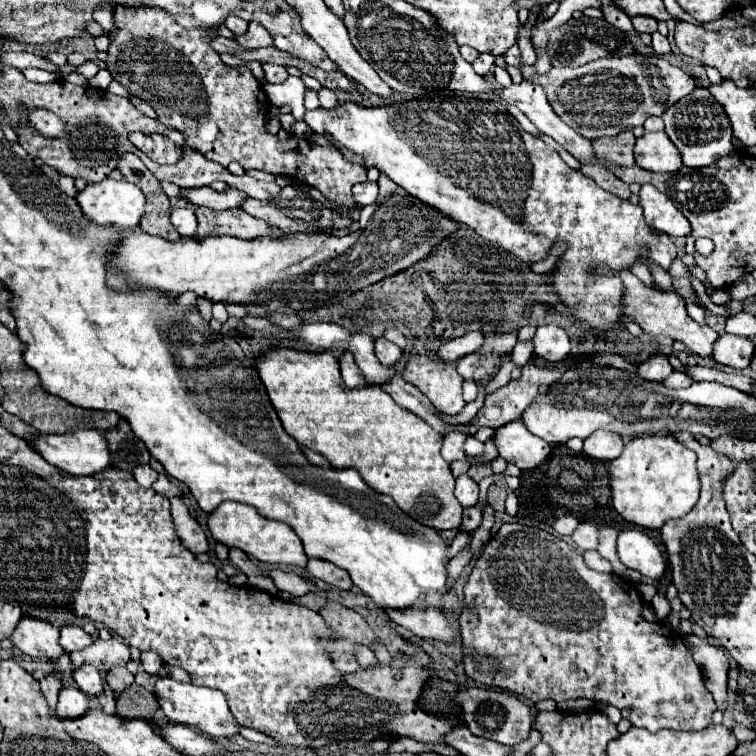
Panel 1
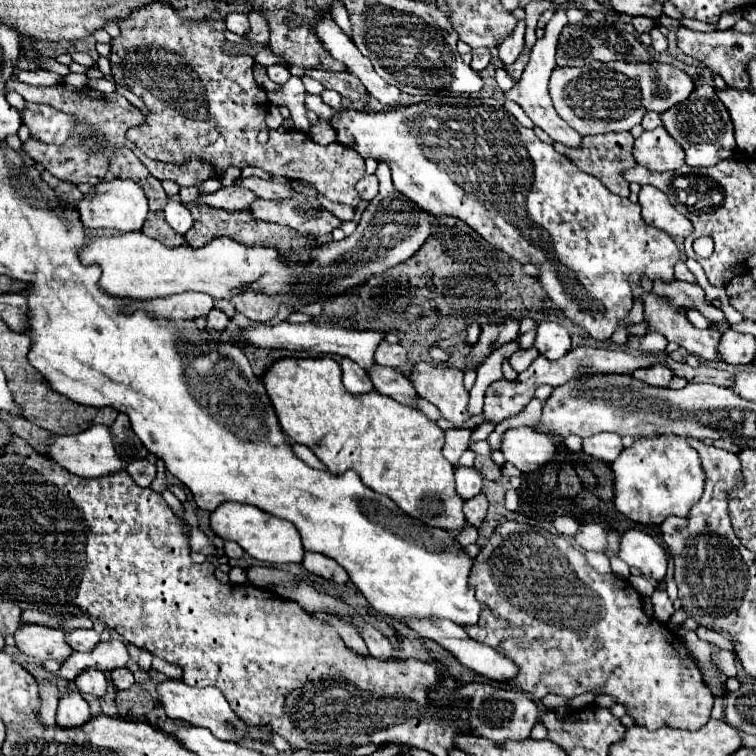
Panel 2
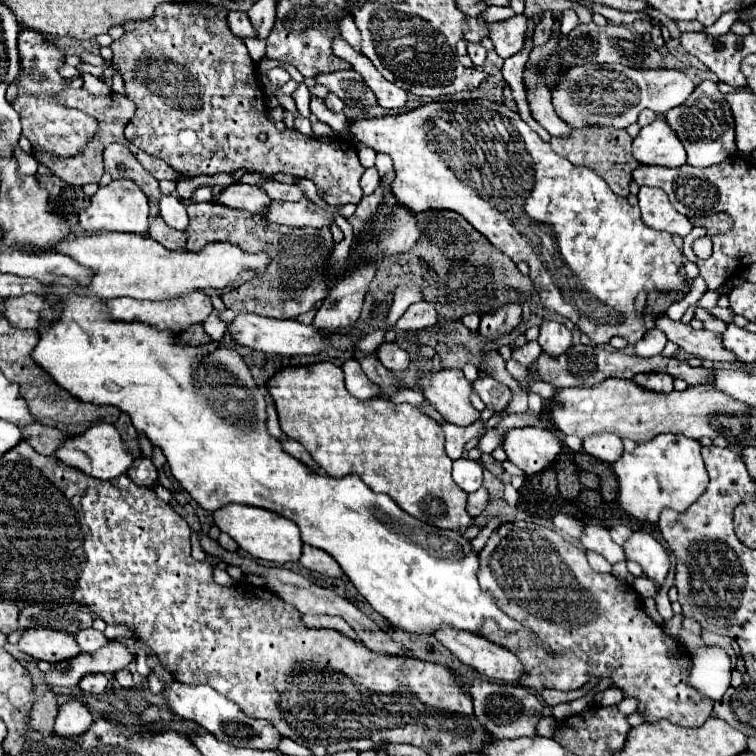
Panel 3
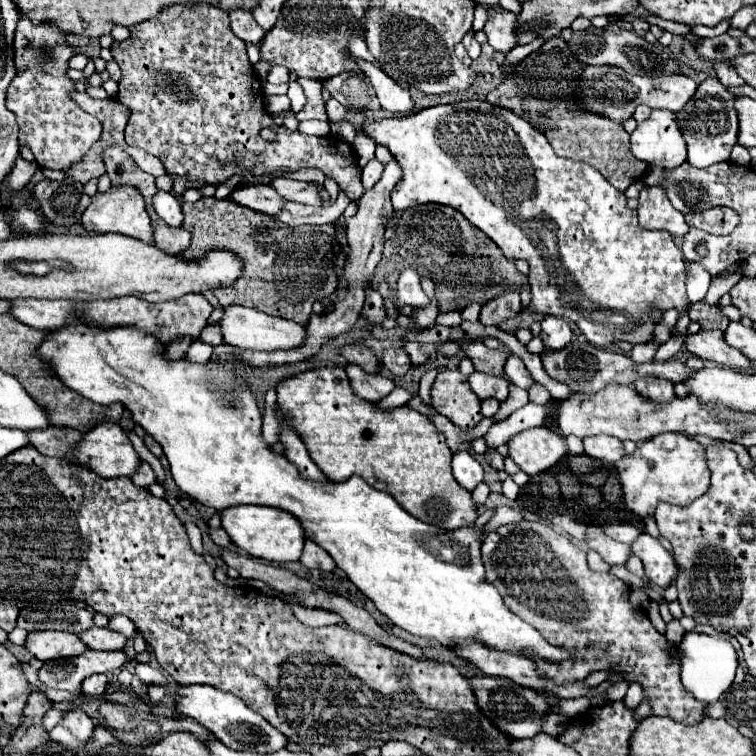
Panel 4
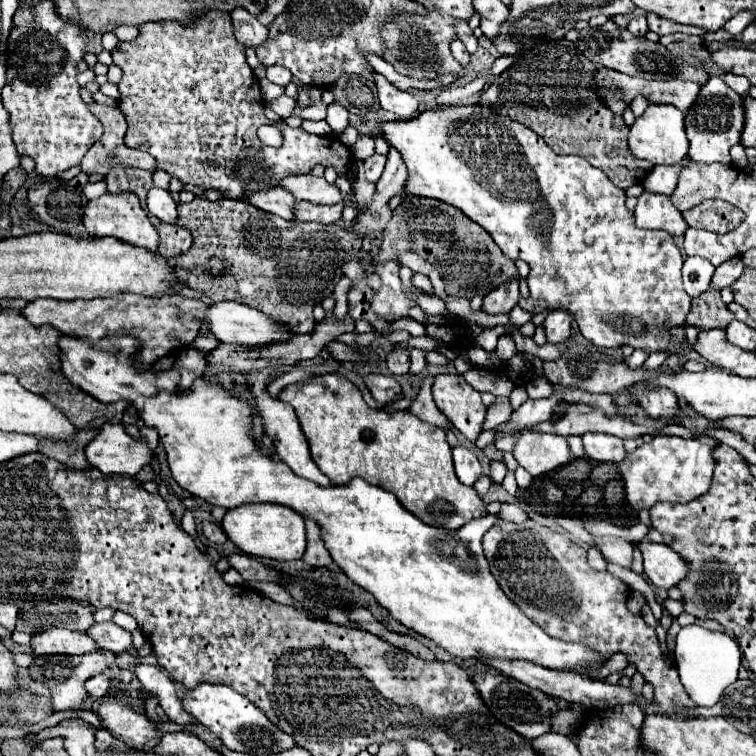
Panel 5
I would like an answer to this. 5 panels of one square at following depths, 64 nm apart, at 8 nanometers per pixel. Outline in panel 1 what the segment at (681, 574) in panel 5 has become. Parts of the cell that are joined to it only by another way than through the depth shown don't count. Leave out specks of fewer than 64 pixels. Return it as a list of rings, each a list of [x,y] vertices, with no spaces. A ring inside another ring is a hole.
[[[624,530],[618,534],[618,558],[646,578],[660,578],[666,570],[666,560],[656,542],[642,530]]]

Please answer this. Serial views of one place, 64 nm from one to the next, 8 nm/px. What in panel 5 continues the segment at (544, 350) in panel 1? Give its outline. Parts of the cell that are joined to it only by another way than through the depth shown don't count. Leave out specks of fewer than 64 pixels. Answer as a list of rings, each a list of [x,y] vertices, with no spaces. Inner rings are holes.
[[[566,310],[550,312],[548,318],[544,320],[548,342],[552,342],[552,344],[564,342],[570,336],[570,322],[572,322],[572,316]]]

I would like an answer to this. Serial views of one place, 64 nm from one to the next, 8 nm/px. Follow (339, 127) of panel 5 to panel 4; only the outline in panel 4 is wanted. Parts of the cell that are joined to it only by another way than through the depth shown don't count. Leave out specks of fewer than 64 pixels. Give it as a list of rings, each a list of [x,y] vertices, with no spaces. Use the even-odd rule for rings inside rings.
[[[330,98],[326,102],[326,112],[328,112],[328,120],[330,122],[340,122],[340,120],[346,118],[346,108],[340,102],[336,102],[334,98]]]

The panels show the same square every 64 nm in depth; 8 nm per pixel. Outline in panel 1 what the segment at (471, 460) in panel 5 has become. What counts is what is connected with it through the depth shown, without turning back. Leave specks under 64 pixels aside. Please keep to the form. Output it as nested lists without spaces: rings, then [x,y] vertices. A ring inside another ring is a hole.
[[[468,474],[458,476],[454,496],[460,500],[462,506],[474,506],[478,502],[478,482],[472,480]]]

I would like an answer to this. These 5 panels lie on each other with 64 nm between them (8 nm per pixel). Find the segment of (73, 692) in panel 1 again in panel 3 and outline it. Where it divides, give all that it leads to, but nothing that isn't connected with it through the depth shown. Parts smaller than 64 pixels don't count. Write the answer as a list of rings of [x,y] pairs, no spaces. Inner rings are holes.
[[[68,700],[60,706],[60,712],[56,716],[54,734],[60,738],[76,738],[92,726],[94,718],[88,712],[88,708],[80,700]]]

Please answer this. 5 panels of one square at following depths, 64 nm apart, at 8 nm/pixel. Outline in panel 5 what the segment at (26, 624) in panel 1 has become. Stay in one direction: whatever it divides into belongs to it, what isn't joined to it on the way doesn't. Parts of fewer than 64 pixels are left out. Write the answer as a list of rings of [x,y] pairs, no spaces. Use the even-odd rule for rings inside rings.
[[[50,628],[32,636],[34,654],[86,654],[100,650],[86,632],[72,632],[64,628]]]

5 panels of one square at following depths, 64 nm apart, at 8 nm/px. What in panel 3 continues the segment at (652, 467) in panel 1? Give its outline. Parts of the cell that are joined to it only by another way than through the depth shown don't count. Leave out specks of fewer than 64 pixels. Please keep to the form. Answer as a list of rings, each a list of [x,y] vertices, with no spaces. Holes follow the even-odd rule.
[[[660,434],[648,442],[636,444],[632,454],[624,452],[614,462],[618,476],[618,502],[634,518],[656,522],[662,508],[674,508],[684,512],[708,486],[708,472],[700,456],[702,444],[680,434]]]

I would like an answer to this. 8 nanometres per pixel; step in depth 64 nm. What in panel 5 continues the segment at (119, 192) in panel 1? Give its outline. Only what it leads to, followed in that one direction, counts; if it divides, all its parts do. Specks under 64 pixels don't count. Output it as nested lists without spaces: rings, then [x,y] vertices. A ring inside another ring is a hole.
[[[104,194],[96,200],[90,200],[86,210],[84,210],[84,226],[88,230],[90,236],[94,238],[106,238],[106,236],[112,236],[112,238],[118,238],[126,244],[132,244],[132,246],[140,246],[152,254],[158,254],[158,242],[160,242],[160,236],[156,232],[156,228],[150,224],[146,212],[140,208],[140,202],[138,202],[138,196],[136,194]]]

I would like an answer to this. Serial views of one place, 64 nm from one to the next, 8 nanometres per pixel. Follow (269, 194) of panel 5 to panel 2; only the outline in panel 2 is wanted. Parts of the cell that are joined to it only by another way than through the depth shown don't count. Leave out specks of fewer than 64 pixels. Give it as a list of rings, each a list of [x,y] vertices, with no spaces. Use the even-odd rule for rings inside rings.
[[[226,186],[226,188],[220,188],[218,192],[214,194],[208,194],[208,196],[198,196],[200,202],[212,206],[212,208],[222,208],[222,210],[248,210],[252,202],[258,200],[256,194],[252,194],[252,190],[244,188],[244,186]]]

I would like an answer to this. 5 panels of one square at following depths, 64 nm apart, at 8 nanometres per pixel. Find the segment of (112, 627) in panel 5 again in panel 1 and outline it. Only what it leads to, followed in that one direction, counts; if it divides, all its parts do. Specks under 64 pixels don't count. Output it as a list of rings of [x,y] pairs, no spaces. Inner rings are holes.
[[[64,626],[60,628],[60,646],[66,652],[74,652],[74,650],[84,650],[86,646],[90,646],[94,640],[90,634],[86,634],[80,626]]]

